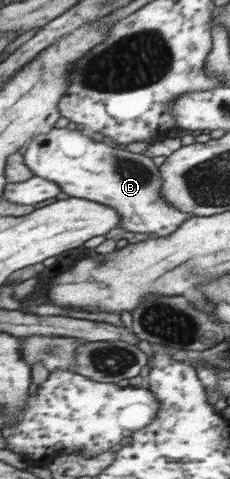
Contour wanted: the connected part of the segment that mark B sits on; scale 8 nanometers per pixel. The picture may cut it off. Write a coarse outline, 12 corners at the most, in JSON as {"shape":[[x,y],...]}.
{"shape":[[53,128],[21,150],[34,175],[166,238],[192,215],[144,154]]}

